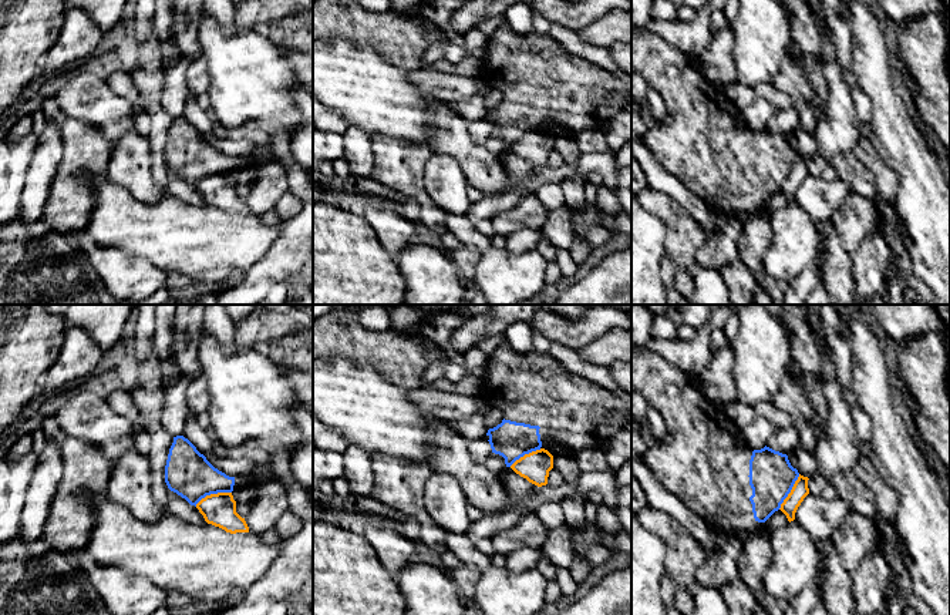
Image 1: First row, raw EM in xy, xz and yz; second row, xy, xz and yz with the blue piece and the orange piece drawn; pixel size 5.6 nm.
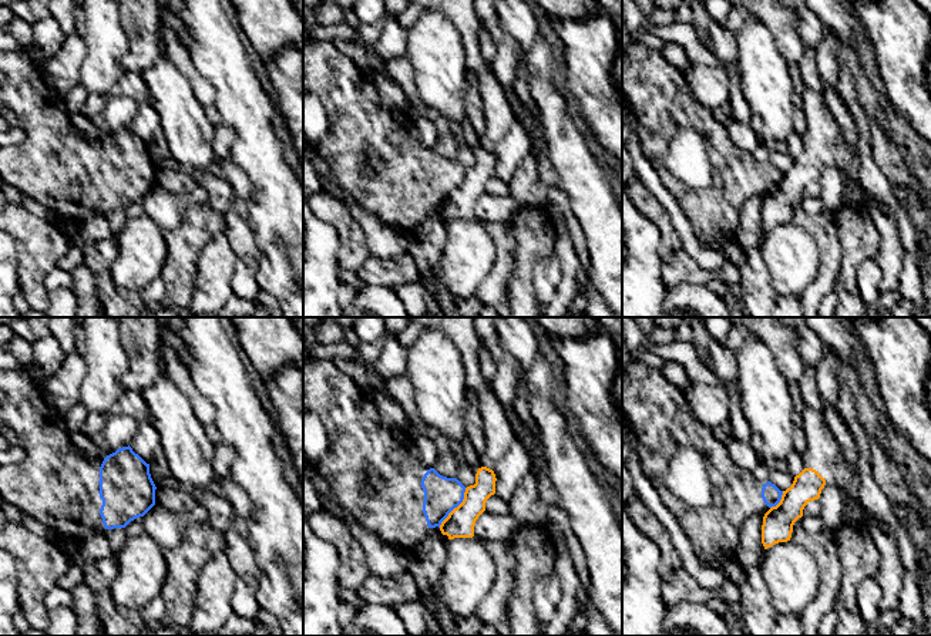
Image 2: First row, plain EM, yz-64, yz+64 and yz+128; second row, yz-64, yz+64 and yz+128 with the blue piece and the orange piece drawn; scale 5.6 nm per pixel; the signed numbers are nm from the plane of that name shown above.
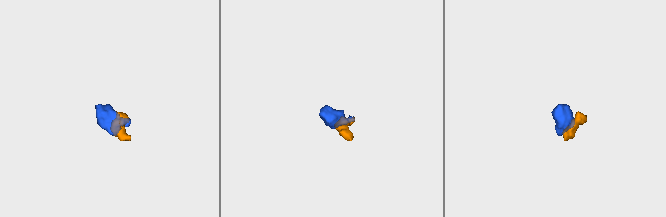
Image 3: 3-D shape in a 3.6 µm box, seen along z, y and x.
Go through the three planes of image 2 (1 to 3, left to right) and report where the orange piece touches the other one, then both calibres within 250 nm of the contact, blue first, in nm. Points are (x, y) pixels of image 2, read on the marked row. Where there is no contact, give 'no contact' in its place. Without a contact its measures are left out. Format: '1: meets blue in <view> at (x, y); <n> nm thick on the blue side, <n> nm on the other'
1: no contact
2: meets blue in yz+64 at (454, 507); 200 nm thick on the blue side, 160 nm on the other
3: meets blue in yz+128 at (779, 501); 110 nm thick on the blue side, 180 nm on the other

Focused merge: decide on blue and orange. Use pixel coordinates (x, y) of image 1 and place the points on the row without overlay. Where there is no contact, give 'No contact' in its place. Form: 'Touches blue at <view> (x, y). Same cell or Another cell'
Touches blue at xy (212, 174). Another cell

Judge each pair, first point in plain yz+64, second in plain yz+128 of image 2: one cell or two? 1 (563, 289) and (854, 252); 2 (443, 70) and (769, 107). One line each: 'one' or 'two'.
1: two
2: one

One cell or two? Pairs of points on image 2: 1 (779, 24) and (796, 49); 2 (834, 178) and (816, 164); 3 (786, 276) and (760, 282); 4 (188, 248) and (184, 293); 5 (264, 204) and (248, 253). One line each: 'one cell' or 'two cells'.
1: one cell
2: two cells
3: two cells
4: one cell
5: two cells

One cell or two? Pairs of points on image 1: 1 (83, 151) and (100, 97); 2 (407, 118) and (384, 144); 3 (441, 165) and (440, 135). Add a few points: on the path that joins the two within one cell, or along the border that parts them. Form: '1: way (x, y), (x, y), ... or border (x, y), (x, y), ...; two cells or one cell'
1: border (88, 124), (111, 147); two cells
2: border (371, 134), (397, 135), (424, 143); two cells
3: border (433, 151), (448, 154), (458, 164), (464, 177); two cells

